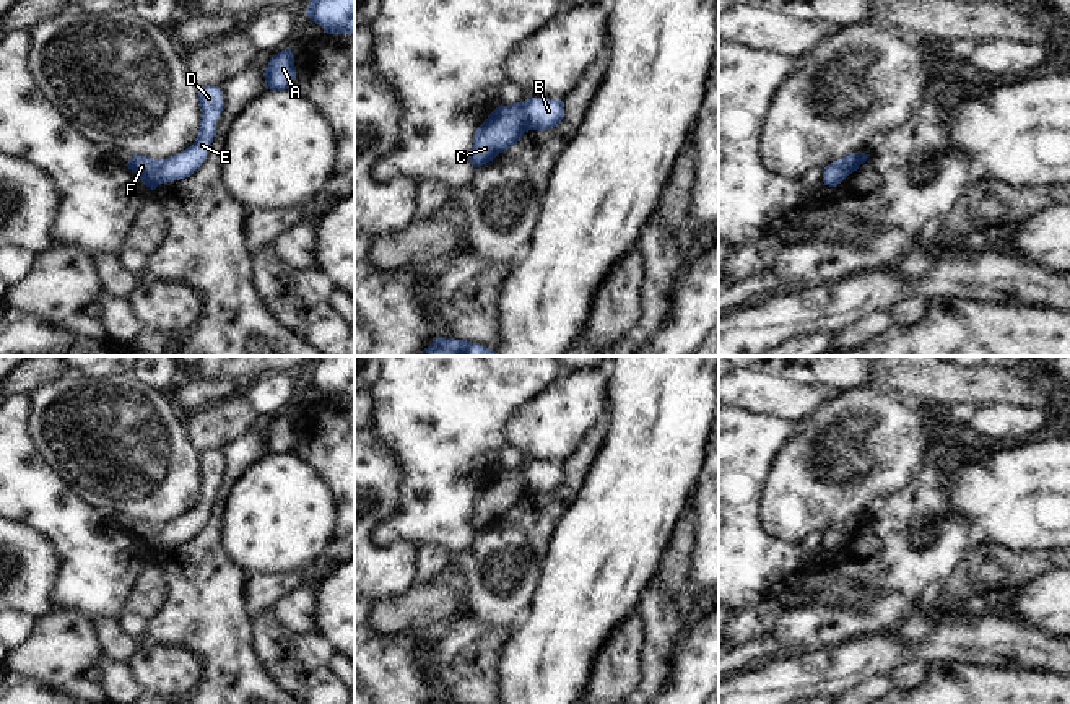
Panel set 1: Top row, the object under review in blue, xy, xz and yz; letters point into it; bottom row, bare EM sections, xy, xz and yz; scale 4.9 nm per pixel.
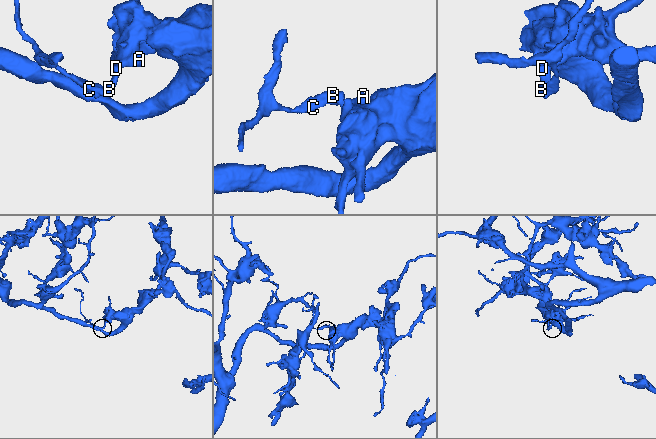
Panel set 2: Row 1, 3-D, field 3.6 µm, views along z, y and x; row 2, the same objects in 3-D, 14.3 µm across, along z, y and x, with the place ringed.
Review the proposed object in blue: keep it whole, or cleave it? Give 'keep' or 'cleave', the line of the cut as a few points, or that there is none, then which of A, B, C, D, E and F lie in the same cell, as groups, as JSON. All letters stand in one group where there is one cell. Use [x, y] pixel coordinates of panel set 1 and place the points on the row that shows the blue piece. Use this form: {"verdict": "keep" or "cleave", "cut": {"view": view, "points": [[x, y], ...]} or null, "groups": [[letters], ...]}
{"verdict": "cleave", "cut": {"view": "xz", "points": [[522, 103], [530, 129]]}, "groups": [["A", "B", "D", "E"], ["C", "F"]]}

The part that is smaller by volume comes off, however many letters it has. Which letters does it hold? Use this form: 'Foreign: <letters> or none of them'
Foreign: C, F

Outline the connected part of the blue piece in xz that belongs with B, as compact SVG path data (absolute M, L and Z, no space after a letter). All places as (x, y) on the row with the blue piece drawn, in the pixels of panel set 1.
M528 98L524 104L530 130L550 130L563 120L564 106L561 99Z

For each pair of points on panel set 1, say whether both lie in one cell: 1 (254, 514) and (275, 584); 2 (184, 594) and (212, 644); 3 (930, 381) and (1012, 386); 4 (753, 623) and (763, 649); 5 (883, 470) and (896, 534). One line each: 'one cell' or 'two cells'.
1: two cells
2: one cell
3: one cell
4: two cells
5: two cells

